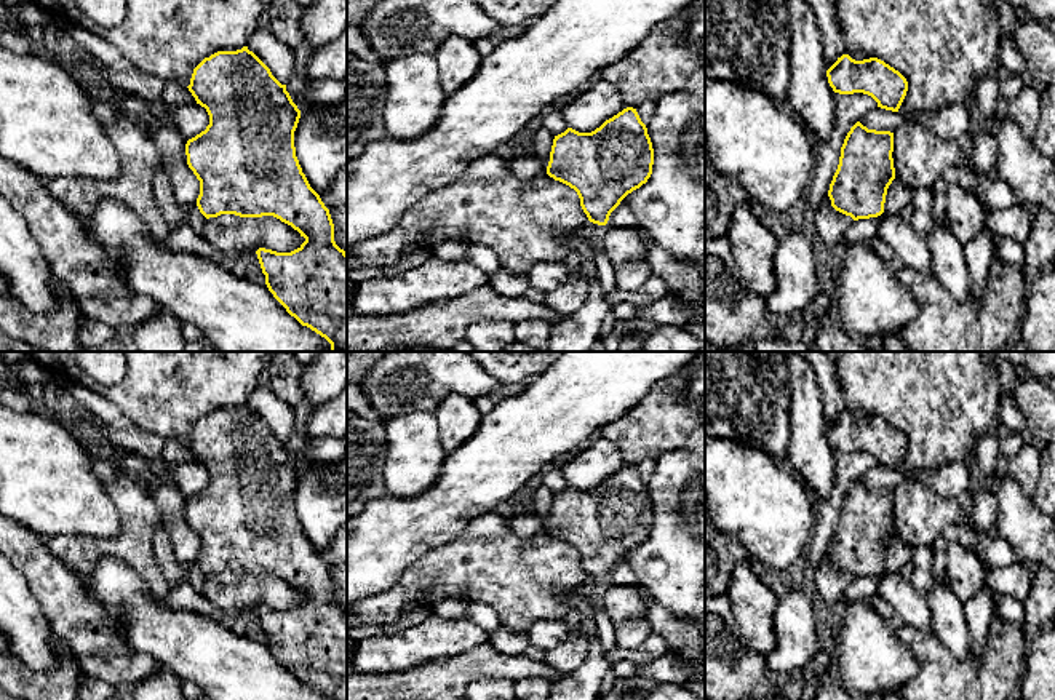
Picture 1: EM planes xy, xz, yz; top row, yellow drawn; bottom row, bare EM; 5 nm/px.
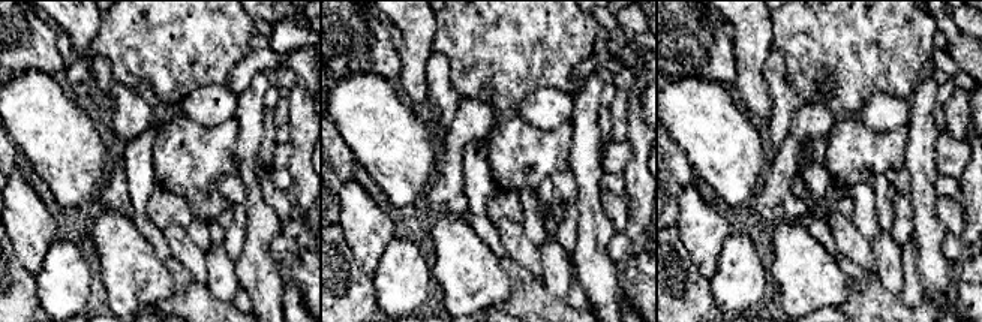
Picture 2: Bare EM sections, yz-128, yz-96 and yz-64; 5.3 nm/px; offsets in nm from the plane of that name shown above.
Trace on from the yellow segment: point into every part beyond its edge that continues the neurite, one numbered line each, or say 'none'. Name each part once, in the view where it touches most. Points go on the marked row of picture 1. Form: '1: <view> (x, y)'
none

